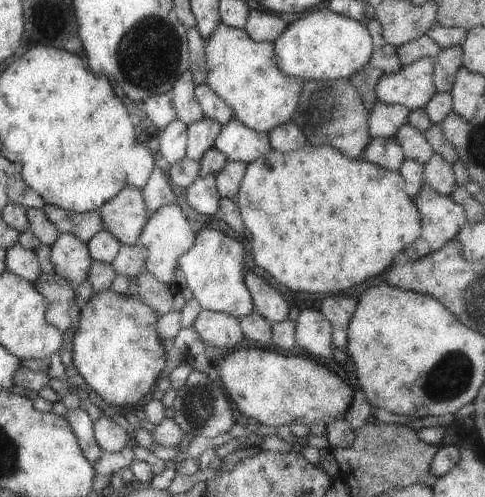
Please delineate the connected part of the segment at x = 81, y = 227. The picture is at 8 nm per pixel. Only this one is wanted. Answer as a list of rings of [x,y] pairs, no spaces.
[[[45,204],[44,212],[59,233],[73,234],[85,241],[86,244],[91,236],[94,236],[100,229],[104,229],[100,213],[95,210],[87,213],[75,213]]]

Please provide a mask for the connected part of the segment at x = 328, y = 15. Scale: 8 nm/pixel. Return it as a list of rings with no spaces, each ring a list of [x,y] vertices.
[[[323,6],[304,12],[278,36],[274,42],[277,64],[282,72],[302,80],[350,78],[363,67],[369,66],[375,46],[366,23]]]

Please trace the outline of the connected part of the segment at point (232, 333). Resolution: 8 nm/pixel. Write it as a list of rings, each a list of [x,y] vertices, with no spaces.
[[[202,309],[192,327],[204,342],[230,352],[244,338],[240,325],[234,315]]]

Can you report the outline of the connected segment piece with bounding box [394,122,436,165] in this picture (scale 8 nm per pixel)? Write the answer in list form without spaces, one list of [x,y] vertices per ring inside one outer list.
[[[407,122],[397,130],[394,137],[401,143],[406,159],[417,160],[425,165],[436,154],[425,133]]]

